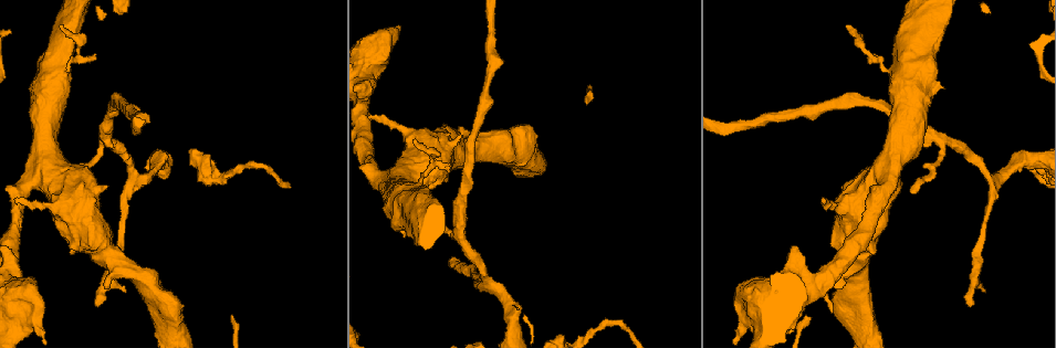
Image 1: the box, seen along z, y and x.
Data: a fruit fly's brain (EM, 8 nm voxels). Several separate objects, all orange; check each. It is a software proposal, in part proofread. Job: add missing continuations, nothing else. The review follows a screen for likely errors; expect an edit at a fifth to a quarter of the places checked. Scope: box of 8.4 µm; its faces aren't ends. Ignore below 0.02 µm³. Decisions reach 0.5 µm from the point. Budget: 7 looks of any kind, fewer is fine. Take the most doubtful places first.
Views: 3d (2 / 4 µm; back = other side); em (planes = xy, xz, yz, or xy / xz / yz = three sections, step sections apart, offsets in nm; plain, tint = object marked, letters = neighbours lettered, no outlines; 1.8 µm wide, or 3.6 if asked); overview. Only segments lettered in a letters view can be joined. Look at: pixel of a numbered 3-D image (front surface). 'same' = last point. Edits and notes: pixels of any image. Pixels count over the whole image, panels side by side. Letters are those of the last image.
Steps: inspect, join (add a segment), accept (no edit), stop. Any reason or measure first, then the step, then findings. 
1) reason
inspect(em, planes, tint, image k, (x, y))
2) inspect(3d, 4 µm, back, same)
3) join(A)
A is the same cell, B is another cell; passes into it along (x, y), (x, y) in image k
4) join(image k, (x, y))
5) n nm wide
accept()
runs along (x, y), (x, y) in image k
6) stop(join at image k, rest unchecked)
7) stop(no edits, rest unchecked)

free end
inspect(em, xz, step 16, tint, image 1, (823, 200))

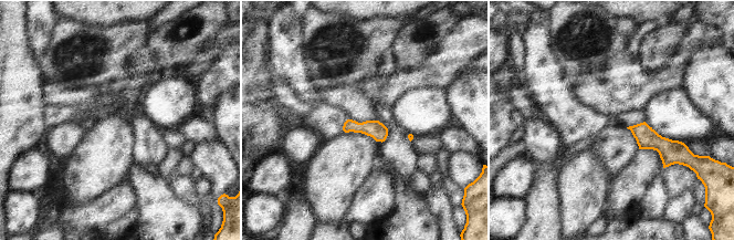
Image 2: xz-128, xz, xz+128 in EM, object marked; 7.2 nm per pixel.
inspect(em, planes, letters, same)

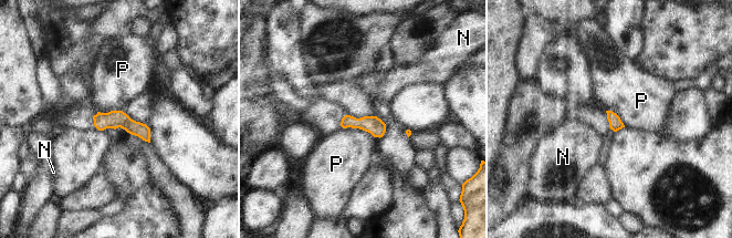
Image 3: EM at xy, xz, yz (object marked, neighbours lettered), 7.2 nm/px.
accept()
N and P are other cells; border along (122, 110), (97, 112) in image 3; none of them fits

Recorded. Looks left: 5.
an open end
inspect(em, planes, letters, image 1, (835, 304))

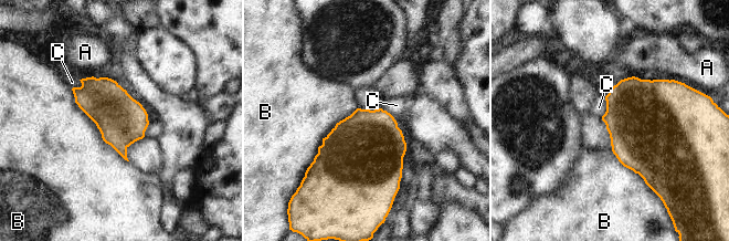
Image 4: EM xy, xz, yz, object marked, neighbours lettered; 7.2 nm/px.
360 nm wide; B touches over 700 nm
accept()
A, B and C are other cells; none of them fits

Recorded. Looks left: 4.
free end
inspect(em, planes, letters, image 1, (875, 53))

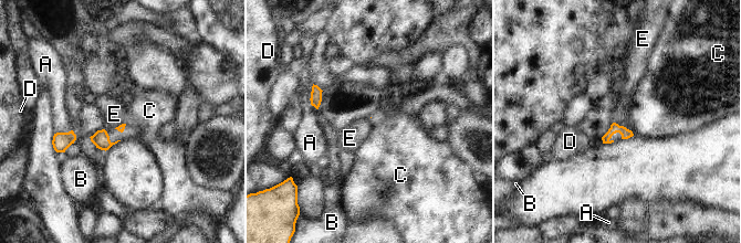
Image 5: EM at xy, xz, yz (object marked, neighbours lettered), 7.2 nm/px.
accept()
A, B, C, D and E are other cells; border along (614, 122), (630, 130) in image 5; none of them fits

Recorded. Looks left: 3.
stop(no edits, rest unchecked)

